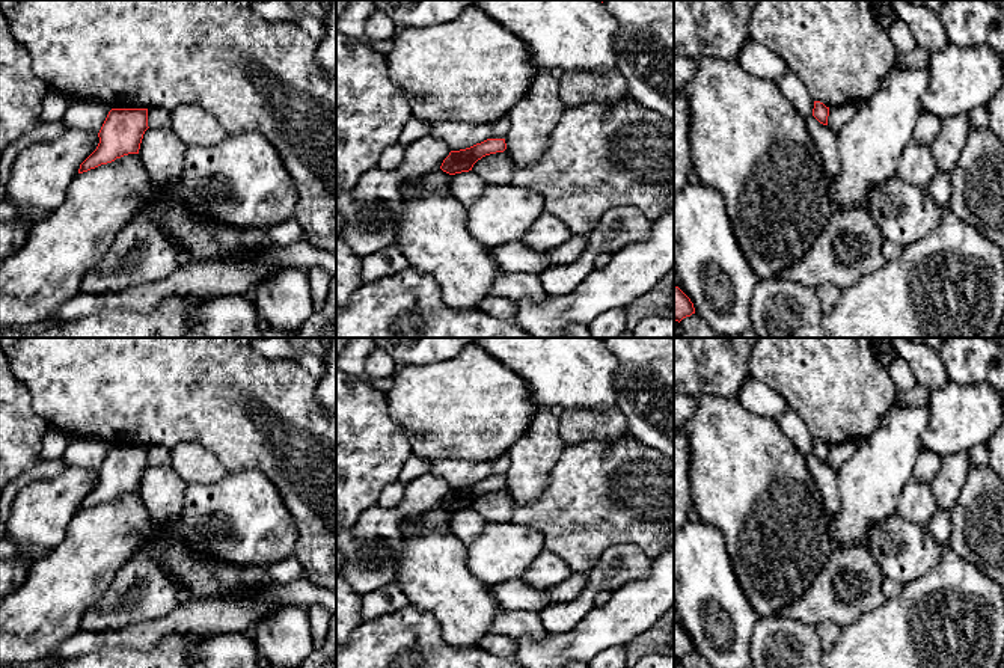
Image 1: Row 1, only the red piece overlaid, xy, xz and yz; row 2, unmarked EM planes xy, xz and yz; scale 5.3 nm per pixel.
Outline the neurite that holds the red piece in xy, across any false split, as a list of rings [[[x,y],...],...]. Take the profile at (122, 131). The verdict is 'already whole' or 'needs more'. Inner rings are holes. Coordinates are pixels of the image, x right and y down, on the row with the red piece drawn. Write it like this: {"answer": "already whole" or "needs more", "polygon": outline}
{"answer": "already whole", "polygon": [[[112,109],[98,133],[96,149],[80,164],[78,173],[139,154],[148,128],[148,109]]]}

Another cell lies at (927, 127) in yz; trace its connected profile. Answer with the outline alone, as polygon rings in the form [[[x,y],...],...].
[[[921,110],[921,113],[917,118],[915,134],[912,139],[930,148],[938,134],[941,133],[941,124],[942,124],[941,118]]]

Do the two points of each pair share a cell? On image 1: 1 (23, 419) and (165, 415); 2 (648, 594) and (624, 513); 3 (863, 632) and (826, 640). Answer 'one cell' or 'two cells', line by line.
1: two cells
2: two cells
3: two cells

